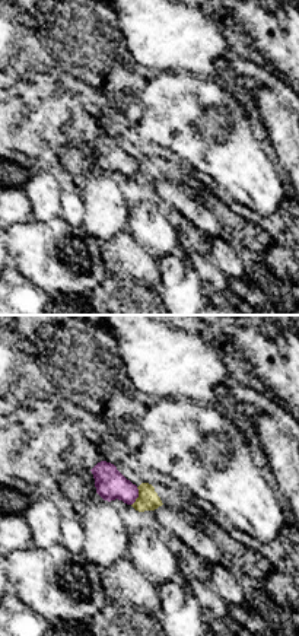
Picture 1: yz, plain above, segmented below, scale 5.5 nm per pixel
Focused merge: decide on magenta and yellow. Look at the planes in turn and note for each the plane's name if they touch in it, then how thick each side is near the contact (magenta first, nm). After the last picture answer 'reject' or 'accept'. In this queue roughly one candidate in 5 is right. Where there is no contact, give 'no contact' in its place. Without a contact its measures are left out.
contact in yz; calibres 170 and 120 nm

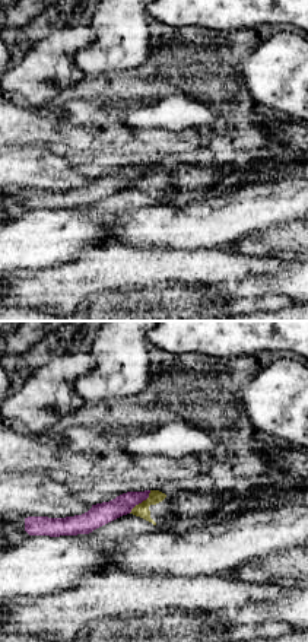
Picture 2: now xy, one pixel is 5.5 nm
contact in xy; calibres 120 and 80 nm

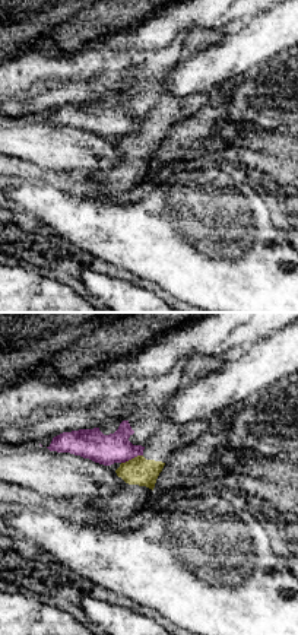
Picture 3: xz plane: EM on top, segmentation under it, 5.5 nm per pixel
contact in xz; calibres 170 and 150 nm

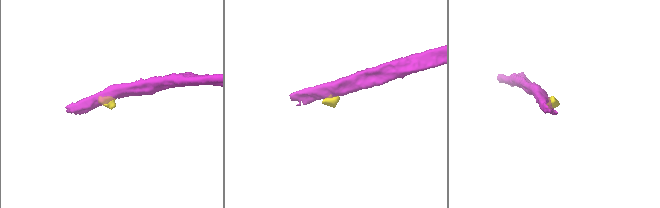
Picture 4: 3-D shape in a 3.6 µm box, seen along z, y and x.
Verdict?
reject

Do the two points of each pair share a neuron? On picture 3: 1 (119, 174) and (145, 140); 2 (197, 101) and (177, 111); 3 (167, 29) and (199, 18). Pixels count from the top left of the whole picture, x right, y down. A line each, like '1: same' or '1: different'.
1: same
2: same
3: same

